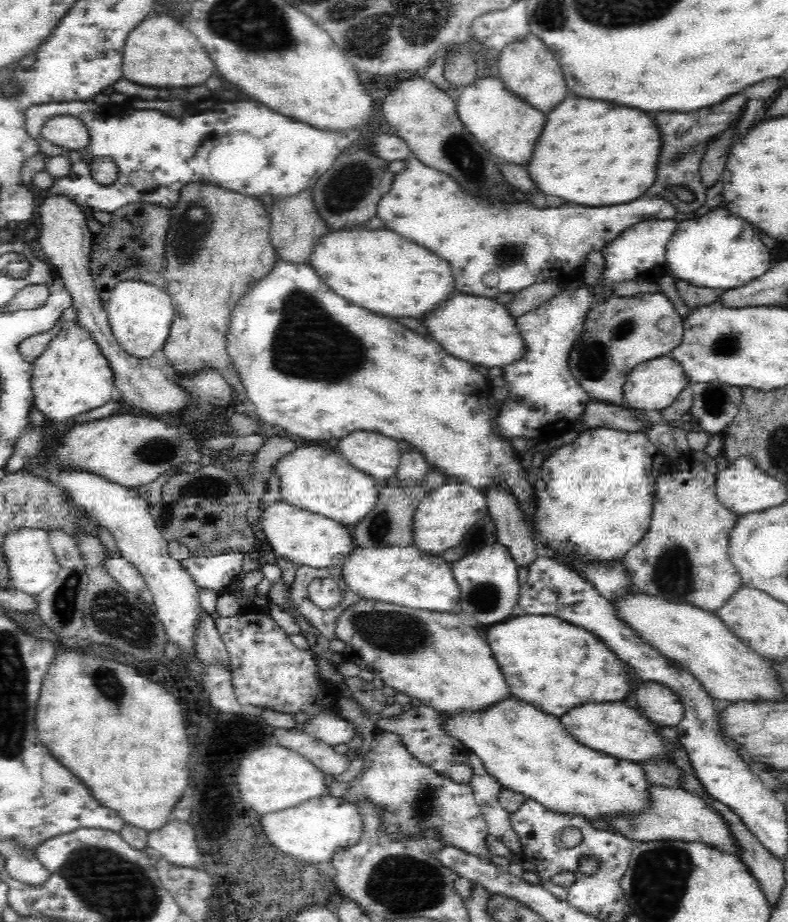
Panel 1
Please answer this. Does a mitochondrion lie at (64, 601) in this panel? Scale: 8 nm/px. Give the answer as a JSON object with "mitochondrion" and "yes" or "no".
{"mitochondrion":"yes"}

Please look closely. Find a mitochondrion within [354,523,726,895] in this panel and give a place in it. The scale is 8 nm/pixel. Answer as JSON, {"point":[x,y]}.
{"point":[674,576]}

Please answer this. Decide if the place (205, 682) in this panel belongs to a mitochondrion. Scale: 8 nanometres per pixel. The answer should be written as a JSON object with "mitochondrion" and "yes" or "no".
{"mitochondrion":"no"}

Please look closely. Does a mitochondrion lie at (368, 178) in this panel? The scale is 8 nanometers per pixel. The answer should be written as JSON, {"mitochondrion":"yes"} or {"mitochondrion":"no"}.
{"mitochondrion":"yes"}

